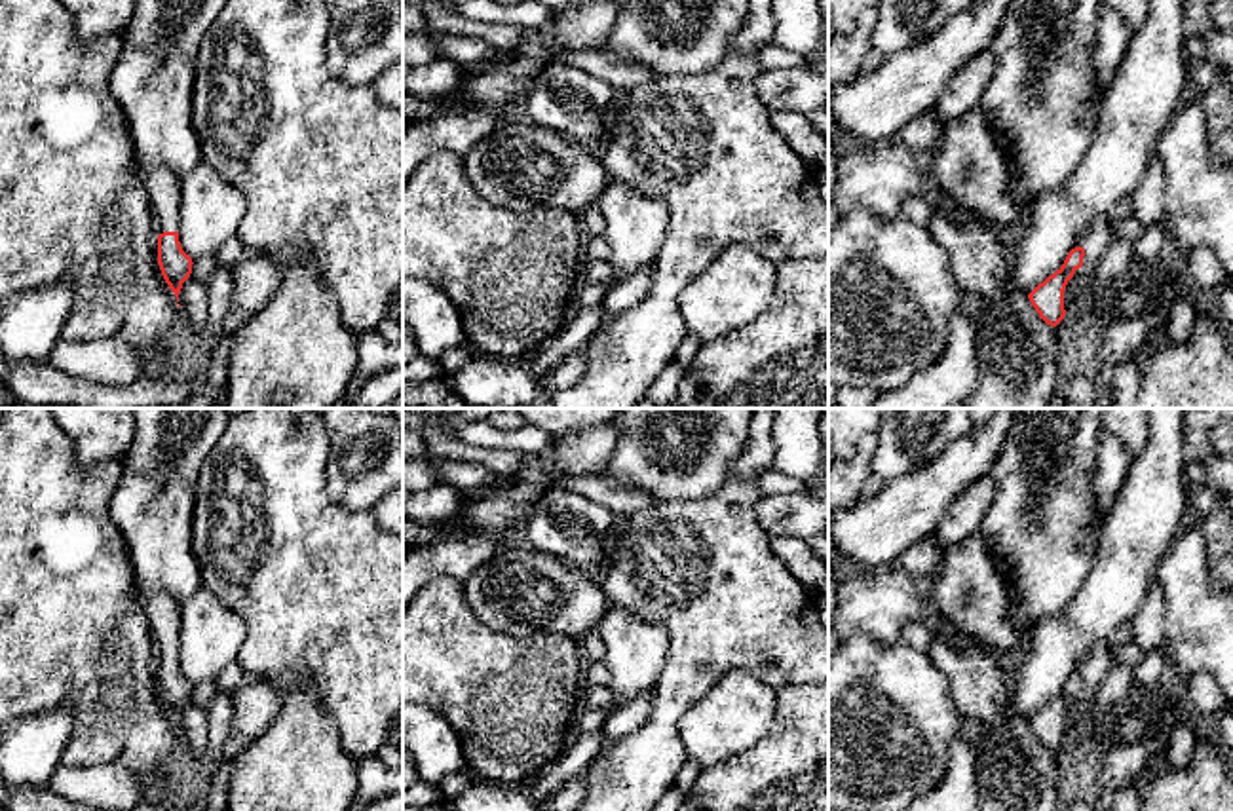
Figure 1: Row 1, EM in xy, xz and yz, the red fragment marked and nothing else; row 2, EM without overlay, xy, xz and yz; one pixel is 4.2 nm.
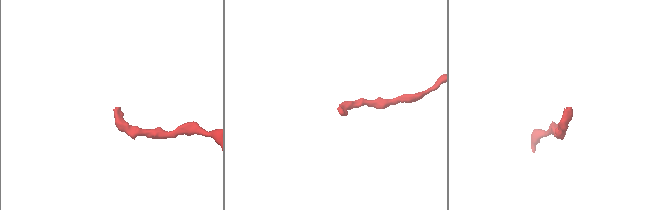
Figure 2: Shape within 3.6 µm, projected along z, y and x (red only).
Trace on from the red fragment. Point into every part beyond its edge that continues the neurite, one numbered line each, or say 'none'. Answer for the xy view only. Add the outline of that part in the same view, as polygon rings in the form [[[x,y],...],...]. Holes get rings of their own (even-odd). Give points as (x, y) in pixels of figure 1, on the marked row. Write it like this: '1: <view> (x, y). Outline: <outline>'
1: xy (162, 187). Outline: [[[154,169],[142,179],[142,186],[154,213],[158,236],[179,232],[180,179],[169,169]]]

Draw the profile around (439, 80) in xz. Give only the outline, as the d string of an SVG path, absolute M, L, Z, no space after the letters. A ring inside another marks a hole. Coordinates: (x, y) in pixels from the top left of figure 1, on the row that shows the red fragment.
M435 59L405 70L403 91L426 101L448 101L456 97L465 76L465 66L448 59Z

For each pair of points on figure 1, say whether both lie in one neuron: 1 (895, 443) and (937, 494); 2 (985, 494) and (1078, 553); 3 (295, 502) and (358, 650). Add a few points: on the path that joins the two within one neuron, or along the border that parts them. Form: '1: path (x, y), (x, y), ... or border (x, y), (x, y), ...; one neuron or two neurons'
1: border (952, 441), (928, 464), (884, 483); two neurons
2: border (990, 475), (994, 498), (977, 528); two neurons
3: path (295, 538), (295, 559), (350, 614); one neuron

